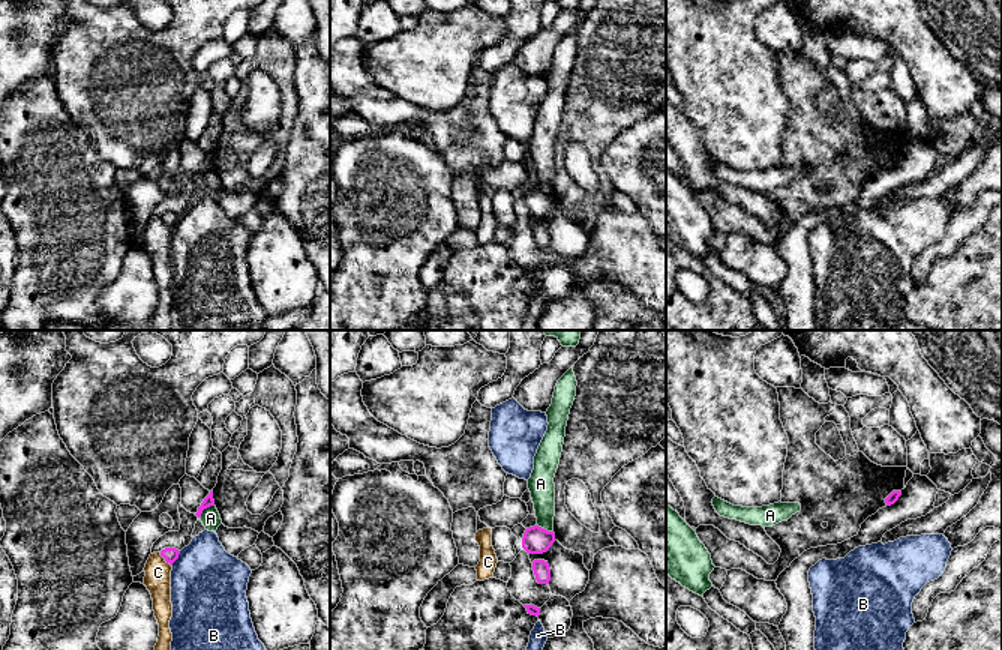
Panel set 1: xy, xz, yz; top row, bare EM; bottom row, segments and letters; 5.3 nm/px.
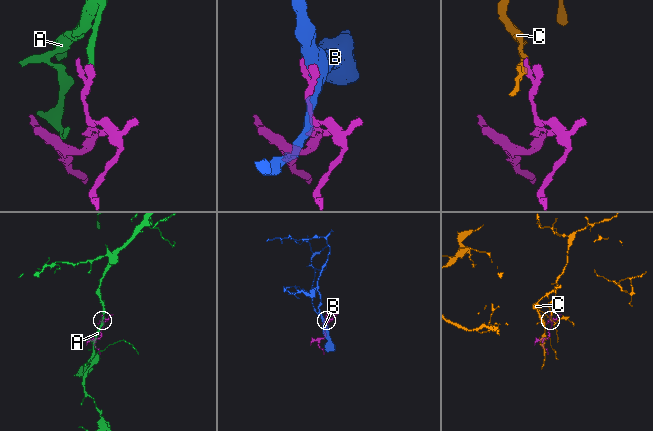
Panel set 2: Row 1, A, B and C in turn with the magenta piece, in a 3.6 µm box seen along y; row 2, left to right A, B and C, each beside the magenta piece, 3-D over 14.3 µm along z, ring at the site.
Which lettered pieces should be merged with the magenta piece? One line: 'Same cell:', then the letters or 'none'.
Same cell: none

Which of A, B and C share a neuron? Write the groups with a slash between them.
A / B / C

